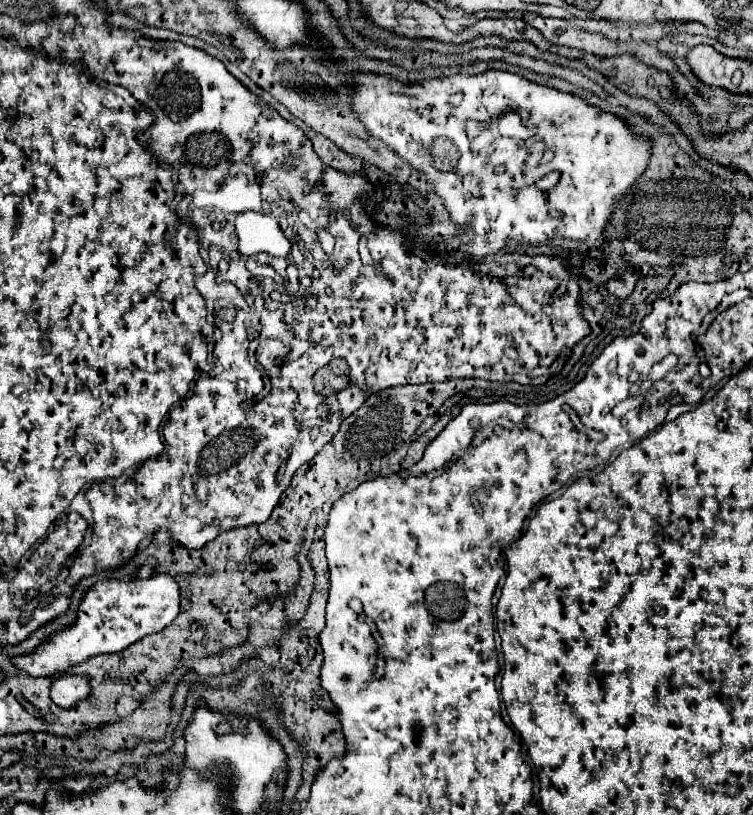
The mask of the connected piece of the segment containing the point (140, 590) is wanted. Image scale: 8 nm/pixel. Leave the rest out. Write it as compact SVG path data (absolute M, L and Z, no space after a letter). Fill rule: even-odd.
M164 573L152 575L148 581L104 581L86 593L78 619L70 629L58 631L50 641L42 643L34 653L24 657L14 657L18 669L34 675L48 677L54 673L66 673L74 663L90 659L100 653L124 651L132 643L140 641L150 633L162 631L174 621L180 611L180 591L178 583Z

